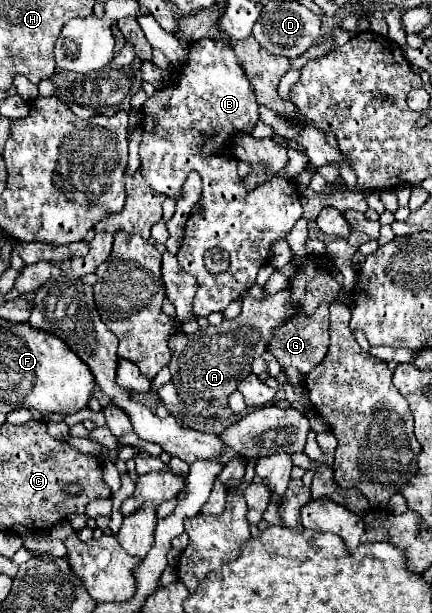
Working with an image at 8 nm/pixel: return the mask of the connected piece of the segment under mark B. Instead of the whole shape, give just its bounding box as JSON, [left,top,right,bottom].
[140,40,302,318]

